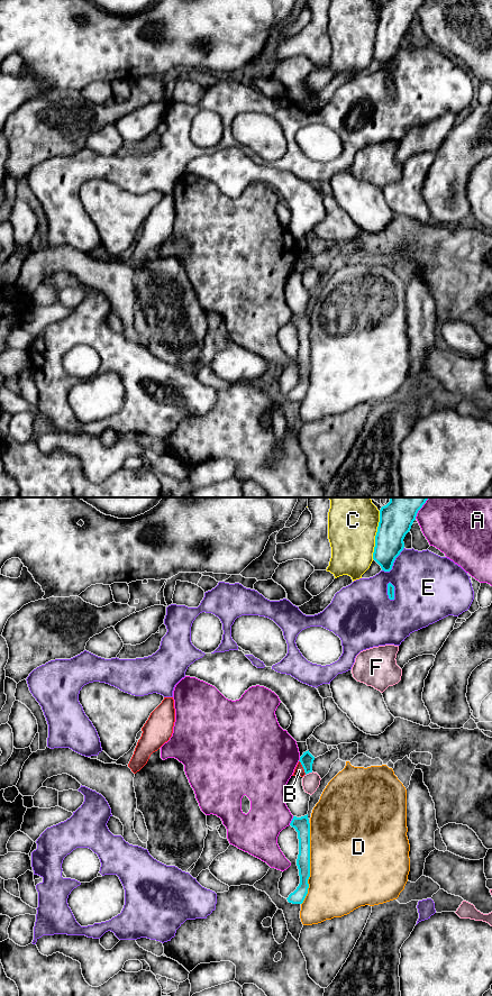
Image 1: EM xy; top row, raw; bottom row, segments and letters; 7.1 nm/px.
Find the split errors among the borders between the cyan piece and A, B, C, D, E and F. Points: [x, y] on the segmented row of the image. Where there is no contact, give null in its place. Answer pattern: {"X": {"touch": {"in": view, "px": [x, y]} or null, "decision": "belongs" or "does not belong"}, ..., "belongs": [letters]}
{"A": {"touch": {"in": "xy", "px": [291, 821]}, "decision": "does not belong"}, "B": {"touch": {"in": "xy", "px": [302, 766]}, "decision": "does not belong"}, "C": {"touch": {"in": "xy", "px": [376, 535]}, "decision": "does not belong"}, "D": {"touch": {"in": "xy", "px": [309, 864]}, "decision": "does not belong"}, "E": {"touch": {"in": "xy", "px": [393, 591]}, "decision": "does not belong"}, "F": {"touch": {"in": "xy", "px": [309, 771]}, "decision": "does not belong"}, "belongs": []}

